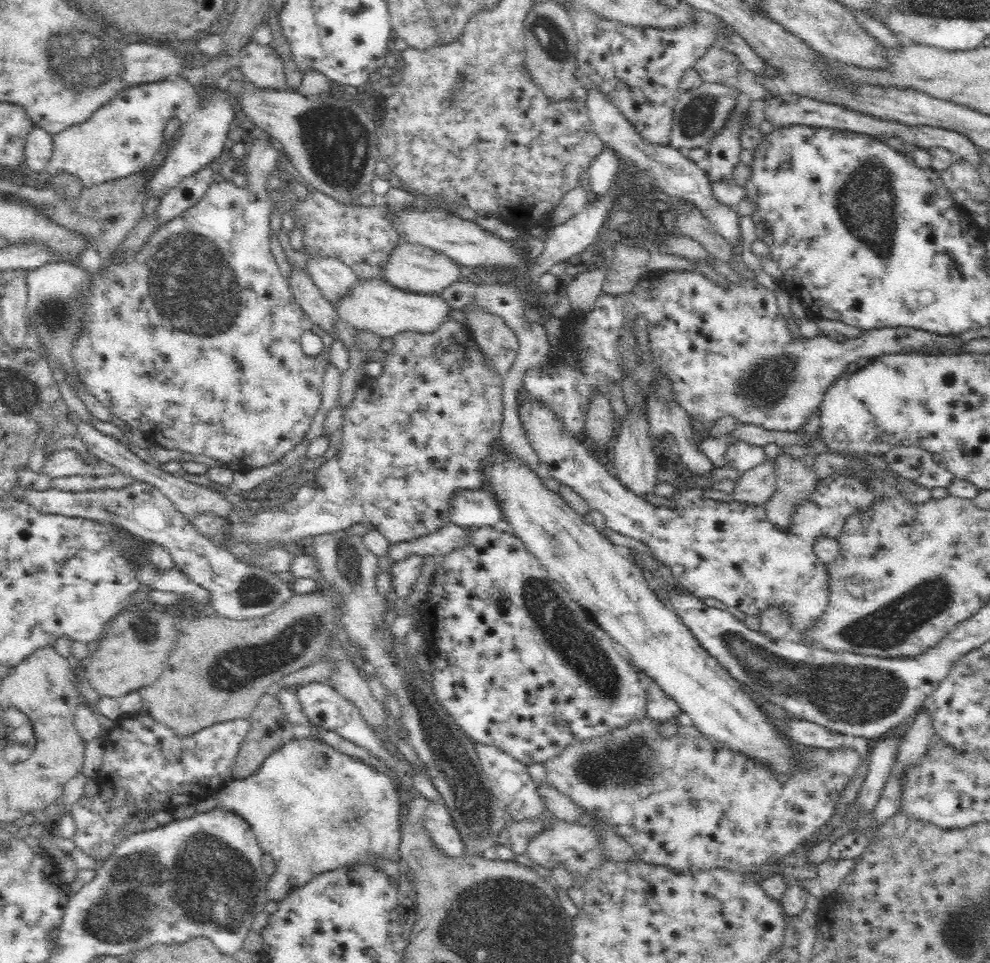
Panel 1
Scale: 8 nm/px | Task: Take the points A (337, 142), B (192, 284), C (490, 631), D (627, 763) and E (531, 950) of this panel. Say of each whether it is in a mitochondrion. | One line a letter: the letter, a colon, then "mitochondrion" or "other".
A: mitochondrion
B: mitochondrion
C: other
D: mitochondrion
E: mitochondrion

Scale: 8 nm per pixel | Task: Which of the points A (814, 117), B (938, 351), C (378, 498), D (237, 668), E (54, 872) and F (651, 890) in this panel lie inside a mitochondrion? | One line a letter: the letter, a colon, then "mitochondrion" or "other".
A: other
B: other
C: mitochondrion
D: mitochondrion
E: other
F: other

